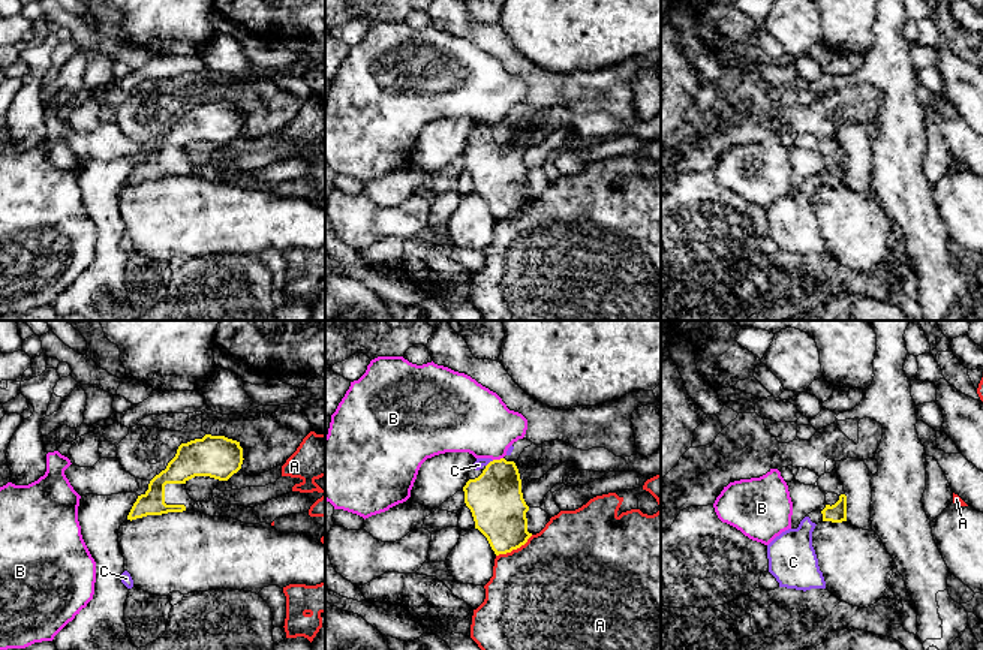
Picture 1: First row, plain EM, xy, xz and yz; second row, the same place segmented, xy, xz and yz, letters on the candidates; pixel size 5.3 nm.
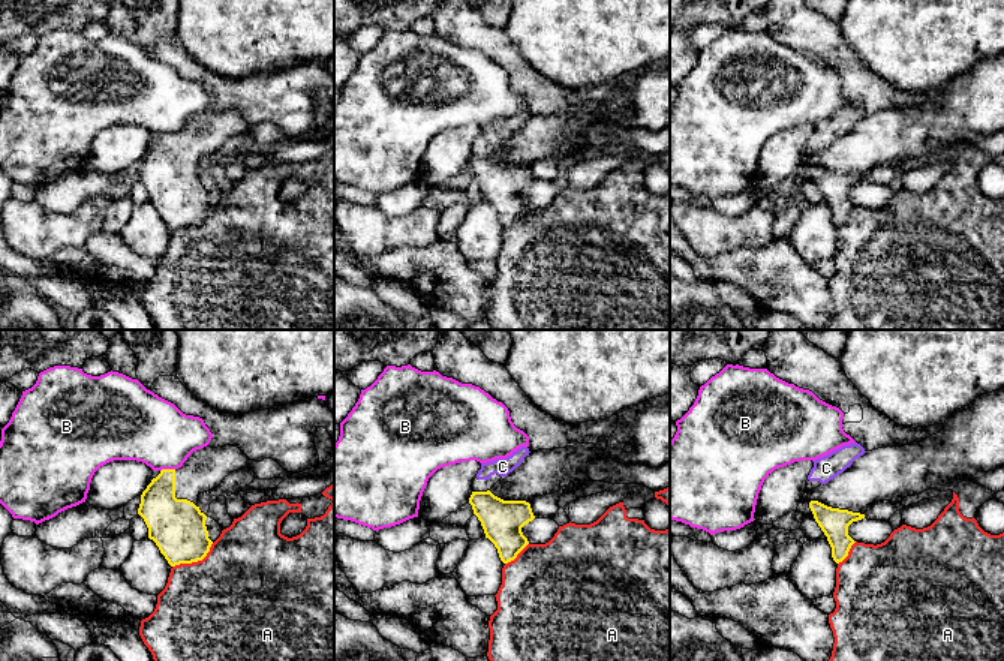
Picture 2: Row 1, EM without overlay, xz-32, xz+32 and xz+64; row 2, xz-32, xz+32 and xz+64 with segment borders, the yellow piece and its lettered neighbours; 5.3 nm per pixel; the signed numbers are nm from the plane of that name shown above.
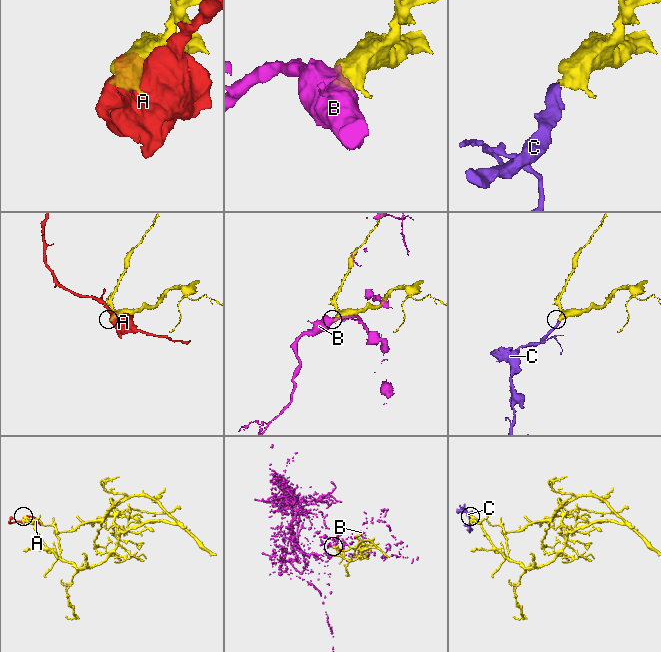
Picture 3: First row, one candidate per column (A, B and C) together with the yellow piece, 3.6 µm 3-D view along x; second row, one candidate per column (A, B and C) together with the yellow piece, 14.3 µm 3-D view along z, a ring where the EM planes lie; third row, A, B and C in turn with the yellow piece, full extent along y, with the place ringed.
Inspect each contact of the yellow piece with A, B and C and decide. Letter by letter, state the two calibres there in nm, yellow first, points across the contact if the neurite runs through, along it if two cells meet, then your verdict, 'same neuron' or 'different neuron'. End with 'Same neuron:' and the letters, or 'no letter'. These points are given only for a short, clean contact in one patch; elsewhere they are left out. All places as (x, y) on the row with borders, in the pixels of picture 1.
A: calibres 280 and 480 nm; different neuron
B: calibres 300 and 360 nm; border xz (502, 457), (493, 460); different neuron
C: calibres 300 and 50 nm; way xz (495, 497), (495, 469), (489, 463), (478, 465); same neuron
Same neuron: C

